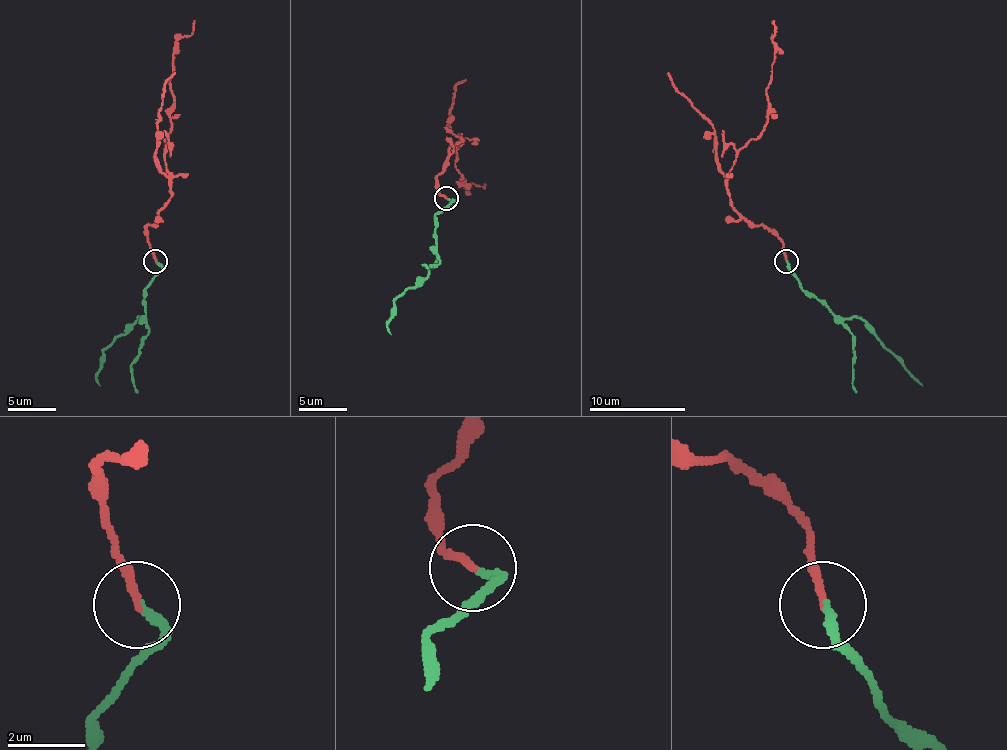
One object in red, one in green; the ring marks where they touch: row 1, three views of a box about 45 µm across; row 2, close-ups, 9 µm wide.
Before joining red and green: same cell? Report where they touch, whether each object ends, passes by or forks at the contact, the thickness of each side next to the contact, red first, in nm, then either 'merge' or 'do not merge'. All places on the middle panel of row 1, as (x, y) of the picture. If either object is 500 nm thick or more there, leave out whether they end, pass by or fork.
at (446, 198); red ends there; green ends there; 200 nm thick on the red side, 240 nm on the other; do not merge

